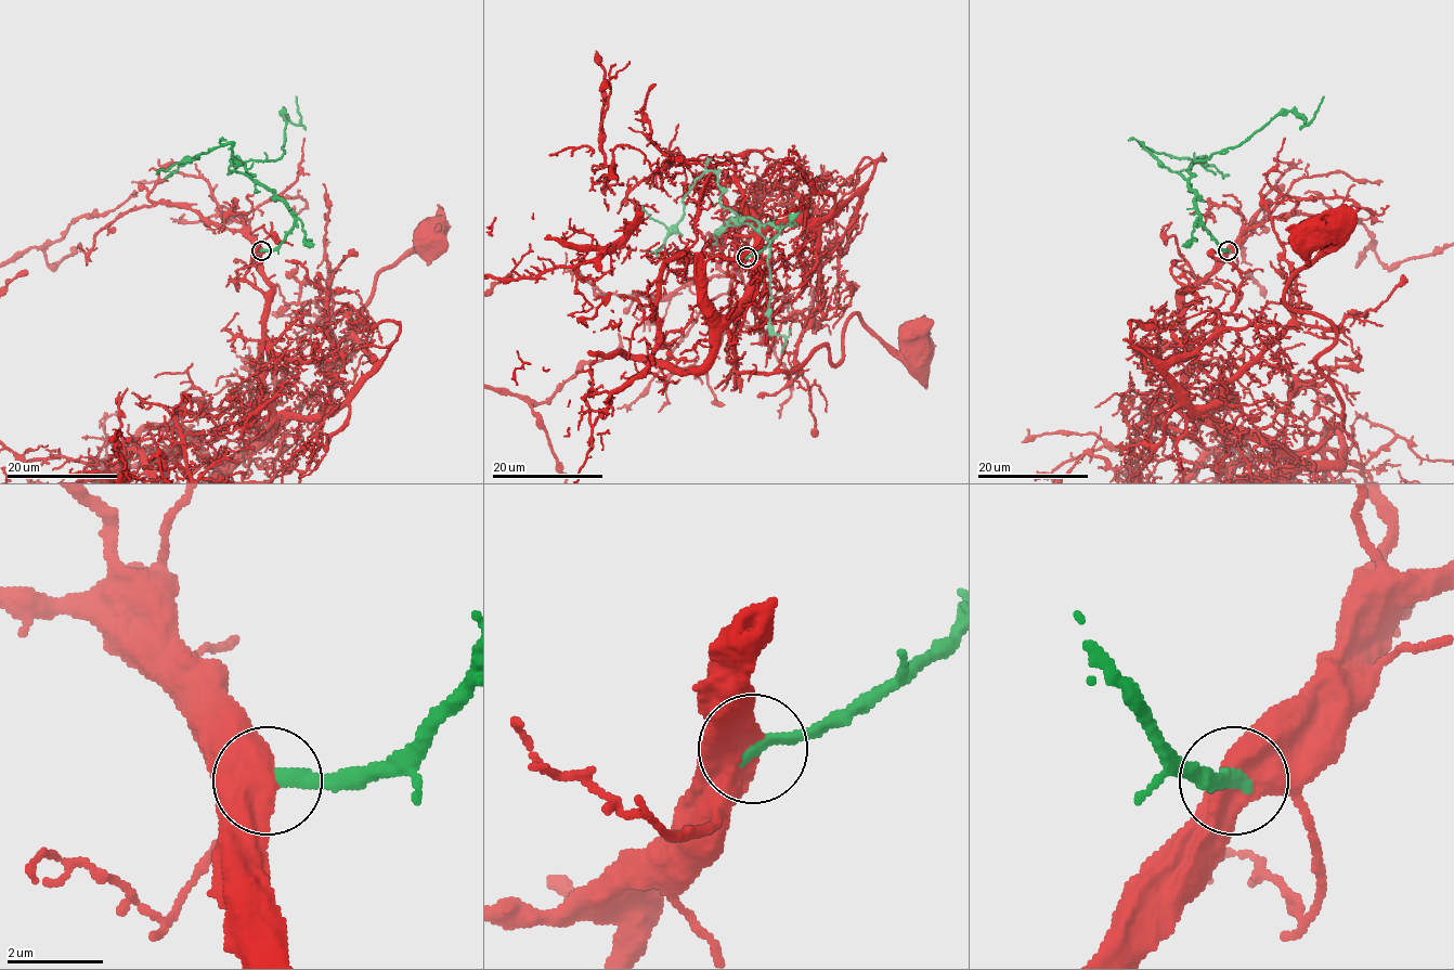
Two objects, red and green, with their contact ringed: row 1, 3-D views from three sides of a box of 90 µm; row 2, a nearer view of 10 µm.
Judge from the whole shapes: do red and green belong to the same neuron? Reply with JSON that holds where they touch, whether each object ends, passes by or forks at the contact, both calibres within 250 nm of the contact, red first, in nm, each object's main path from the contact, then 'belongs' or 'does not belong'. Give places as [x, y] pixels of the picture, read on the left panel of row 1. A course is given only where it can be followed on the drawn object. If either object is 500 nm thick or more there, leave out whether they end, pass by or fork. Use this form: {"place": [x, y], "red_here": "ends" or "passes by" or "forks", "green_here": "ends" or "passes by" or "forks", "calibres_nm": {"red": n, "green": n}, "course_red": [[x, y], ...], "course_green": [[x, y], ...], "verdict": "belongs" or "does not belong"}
{"place": [261, 250], "calibres_nm": {"red": 650, "green": 300}, "course_red": [[261, 250], [270, 426], [243, 453], [248, 425], [299, 411], [342, 356], [374, 279], [431, 237]], "course_green": [[261, 250], [280, 244], [294, 215], [247, 170], [284, 153], [283, 114], [298, 125], [301, 118], [295, 95]], "verdict": "does not belong"}

